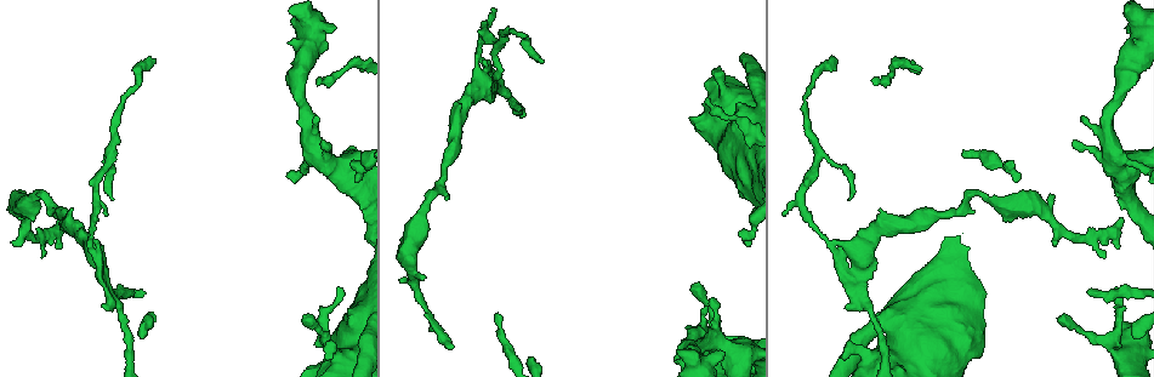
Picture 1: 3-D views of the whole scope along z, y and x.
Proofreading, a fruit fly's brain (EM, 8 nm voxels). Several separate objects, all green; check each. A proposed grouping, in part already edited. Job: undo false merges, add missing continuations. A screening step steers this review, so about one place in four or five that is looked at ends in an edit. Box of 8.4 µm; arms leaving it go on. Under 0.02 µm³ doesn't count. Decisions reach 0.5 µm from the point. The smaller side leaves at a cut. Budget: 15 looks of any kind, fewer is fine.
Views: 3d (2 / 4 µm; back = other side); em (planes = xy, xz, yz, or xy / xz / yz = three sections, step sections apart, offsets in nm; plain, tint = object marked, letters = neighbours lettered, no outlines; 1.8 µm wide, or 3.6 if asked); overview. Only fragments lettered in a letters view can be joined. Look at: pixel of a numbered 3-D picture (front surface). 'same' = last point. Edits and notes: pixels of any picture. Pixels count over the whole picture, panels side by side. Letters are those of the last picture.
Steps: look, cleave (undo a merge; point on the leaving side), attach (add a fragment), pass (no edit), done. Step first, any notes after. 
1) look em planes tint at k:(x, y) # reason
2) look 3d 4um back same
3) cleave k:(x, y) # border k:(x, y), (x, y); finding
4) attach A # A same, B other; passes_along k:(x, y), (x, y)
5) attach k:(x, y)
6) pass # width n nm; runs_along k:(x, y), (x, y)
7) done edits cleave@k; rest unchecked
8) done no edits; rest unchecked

look em planes letters at 1:(156, 58) # branch stops here

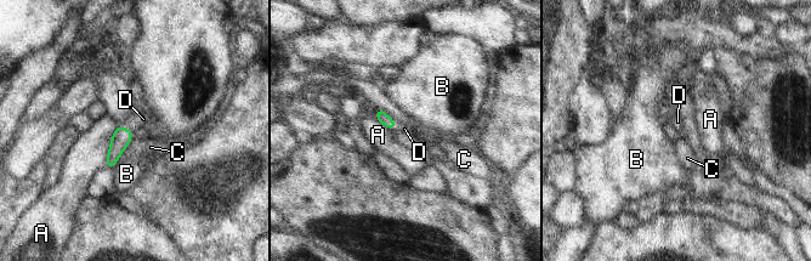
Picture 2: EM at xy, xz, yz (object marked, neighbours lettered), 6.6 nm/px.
attach D # A other, B other, C other, D same; passes_along 2:(122, 137), (125, 129), (143, 119); the neuron continues

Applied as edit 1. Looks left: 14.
look overview # redraw

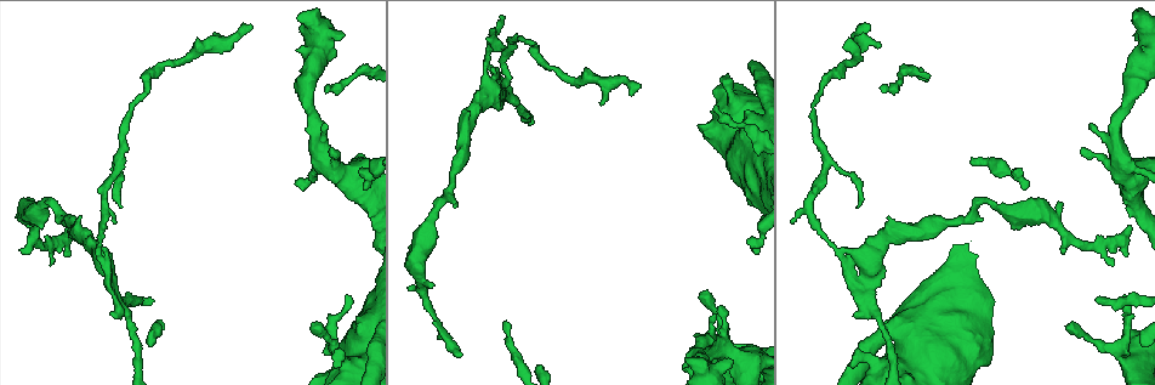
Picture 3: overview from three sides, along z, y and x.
look 3d 4um at 3:(853, 271) # branch stops here

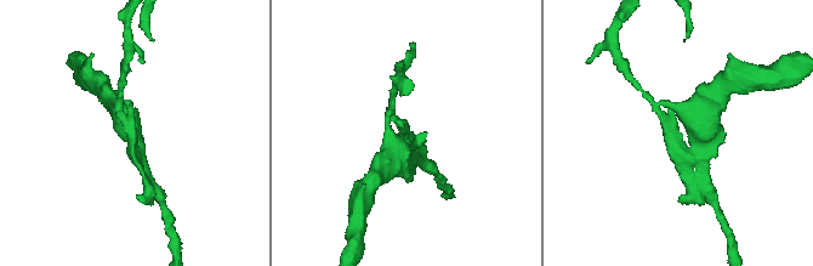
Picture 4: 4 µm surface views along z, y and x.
look em planes letters at 4:(135, 136) # arm_widths 170, 280 nm; shape alone is not enough

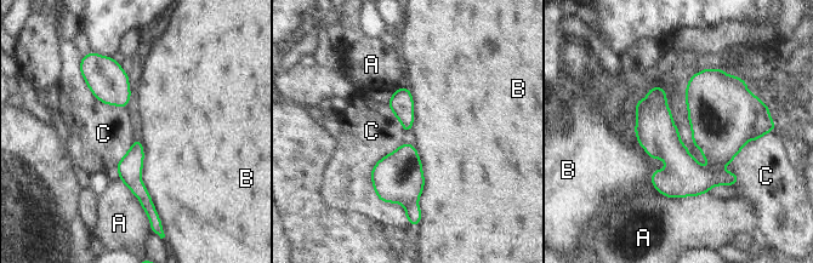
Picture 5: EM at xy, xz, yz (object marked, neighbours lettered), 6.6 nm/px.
cleave 5:(765, 124) # A other, B other, C other; a second neuron is stuck on

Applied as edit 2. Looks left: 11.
look 3d 2um back at 3:(1063, 248) # an open end

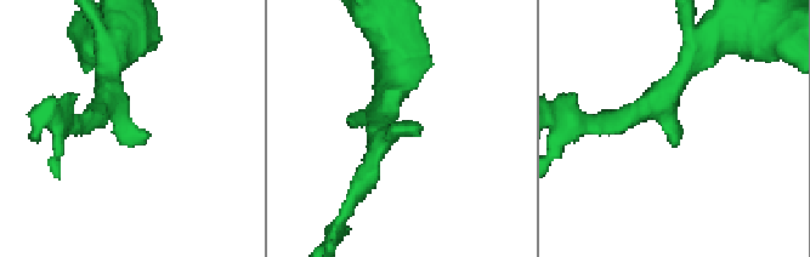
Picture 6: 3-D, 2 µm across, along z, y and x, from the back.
look em xz step 8 letters at 6:(668, 135) # shape alone is not enough

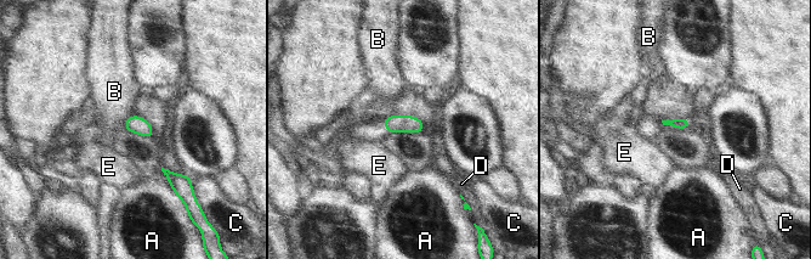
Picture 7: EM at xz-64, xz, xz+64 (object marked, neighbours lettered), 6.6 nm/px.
pass # A other, B other, C other, D other, E other; border 7:(135, 113), (126, 119), (125, 129); none of them fits

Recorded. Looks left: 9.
look 3d 2um at 3:(458, 355) # free end

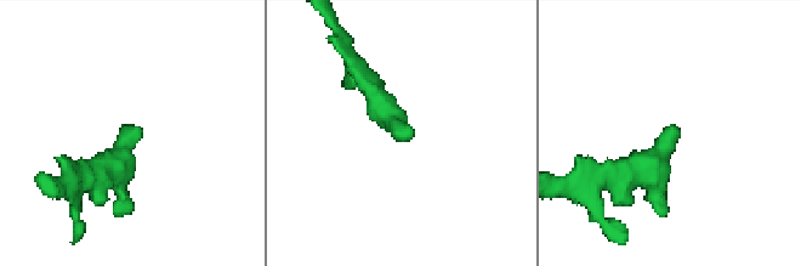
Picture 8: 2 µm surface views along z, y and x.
look em 3.6um xz step 8 letters at 8:(405, 135)

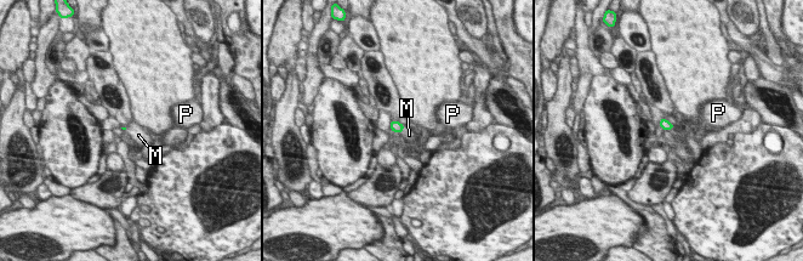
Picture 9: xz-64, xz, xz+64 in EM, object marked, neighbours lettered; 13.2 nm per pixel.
look em 3.6um planes letters same

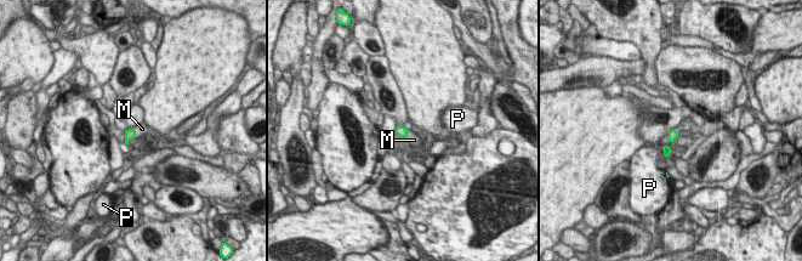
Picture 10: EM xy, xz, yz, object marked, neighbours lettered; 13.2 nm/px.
attach M # width 130 nm; M same, P other; it goes on there

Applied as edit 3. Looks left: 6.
look em planes letters at 3:(345, 295) # an open end

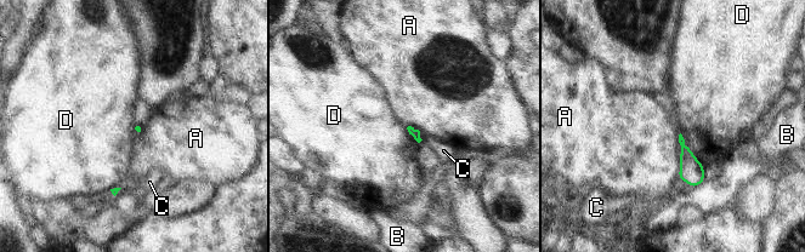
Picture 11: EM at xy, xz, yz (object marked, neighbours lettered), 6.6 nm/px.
pass # A other, B other, C other, D other; border 11:(680, 132), (684, 143), (703, 165); none of them fits

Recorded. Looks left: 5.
done edits attach@2, cleave@5, attach@10; rest unchecked

